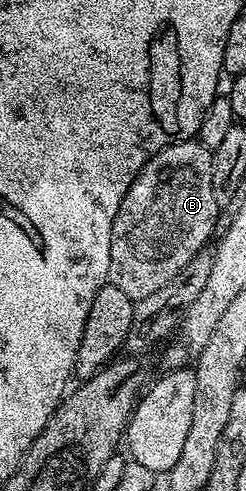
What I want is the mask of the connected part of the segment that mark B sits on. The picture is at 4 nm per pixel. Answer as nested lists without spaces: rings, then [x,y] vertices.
[[[196,139],[178,140],[159,150],[139,170],[131,182],[123,202],[119,202],[119,214],[111,226],[111,262],[108,283],[119,286],[127,298],[139,301],[159,290],[168,280],[173,280],[187,262],[206,251],[209,239],[214,239],[219,205],[213,189],[213,153]]]

